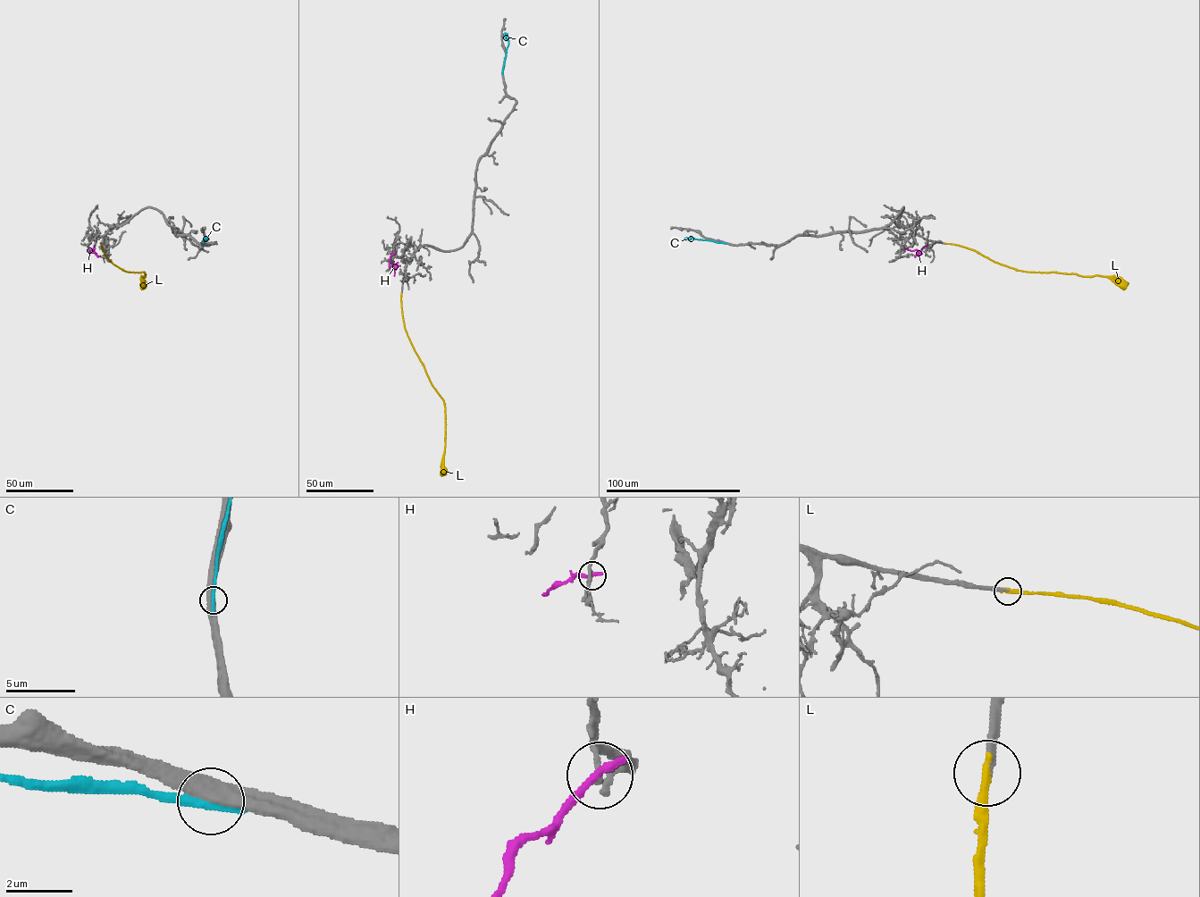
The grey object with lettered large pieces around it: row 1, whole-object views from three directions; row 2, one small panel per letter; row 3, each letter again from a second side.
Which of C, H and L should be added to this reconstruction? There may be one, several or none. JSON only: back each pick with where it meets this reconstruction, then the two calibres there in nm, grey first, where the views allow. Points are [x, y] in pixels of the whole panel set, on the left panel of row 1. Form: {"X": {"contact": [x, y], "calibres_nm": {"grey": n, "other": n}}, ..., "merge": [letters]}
{"L": {"contact": [101, 243], "calibres_nm": {"grey": 240, "other": 320}}, "merge": ["L"]}

